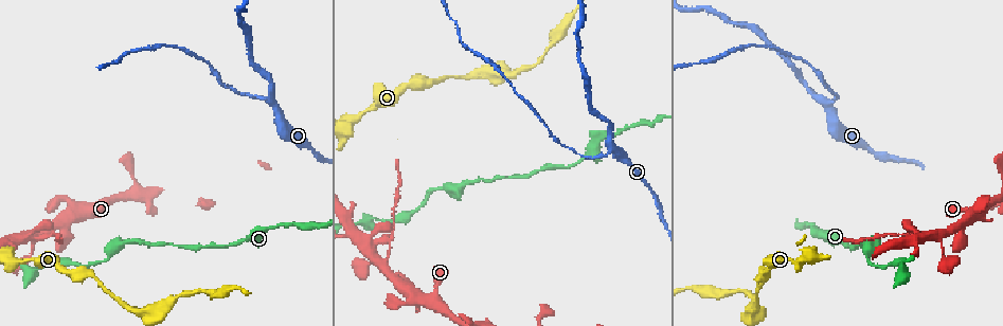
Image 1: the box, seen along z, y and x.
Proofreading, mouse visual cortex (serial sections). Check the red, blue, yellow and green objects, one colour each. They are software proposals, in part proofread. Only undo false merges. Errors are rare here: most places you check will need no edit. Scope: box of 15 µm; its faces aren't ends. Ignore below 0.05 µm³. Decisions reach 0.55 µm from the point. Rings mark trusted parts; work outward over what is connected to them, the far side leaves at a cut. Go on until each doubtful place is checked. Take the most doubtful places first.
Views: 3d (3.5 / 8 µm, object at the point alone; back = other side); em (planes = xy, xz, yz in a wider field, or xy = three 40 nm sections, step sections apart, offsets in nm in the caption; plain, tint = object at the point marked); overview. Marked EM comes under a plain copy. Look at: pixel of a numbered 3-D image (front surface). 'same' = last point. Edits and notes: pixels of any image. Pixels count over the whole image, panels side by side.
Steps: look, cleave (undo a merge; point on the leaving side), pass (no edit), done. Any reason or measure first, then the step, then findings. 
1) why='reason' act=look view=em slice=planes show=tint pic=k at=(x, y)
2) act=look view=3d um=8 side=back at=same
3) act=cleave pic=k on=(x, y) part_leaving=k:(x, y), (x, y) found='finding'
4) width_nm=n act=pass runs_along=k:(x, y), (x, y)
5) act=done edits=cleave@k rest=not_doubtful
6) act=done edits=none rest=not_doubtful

why='small branch off a trunk' act=look view=3d um=3.5 pic=1 at=(826, 106)

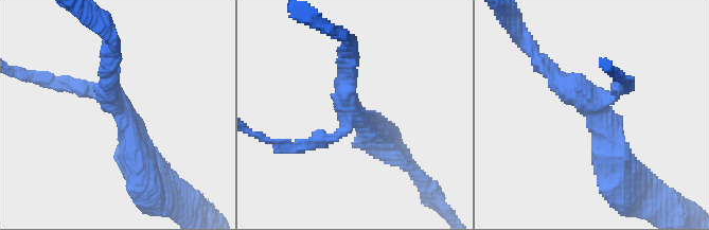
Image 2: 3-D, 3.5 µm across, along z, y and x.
act=pass runs_along=2:(619, 167), (598, 106), (543, 64) found='one cell here'

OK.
why='sharp bend' act=look view=3d um=3.5 pic=1 at=(391, 235)

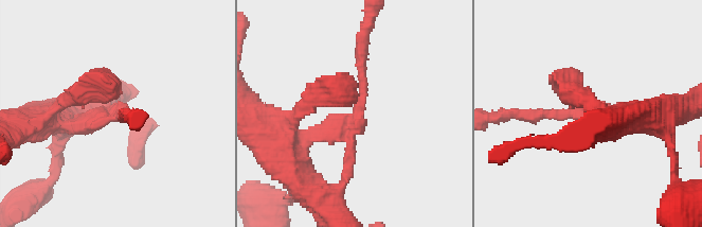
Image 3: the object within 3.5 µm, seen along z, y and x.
arm_widths_nm=150,200 act=look view=em slice=xy step=3 show=tint pic=3 at=(358, 116)

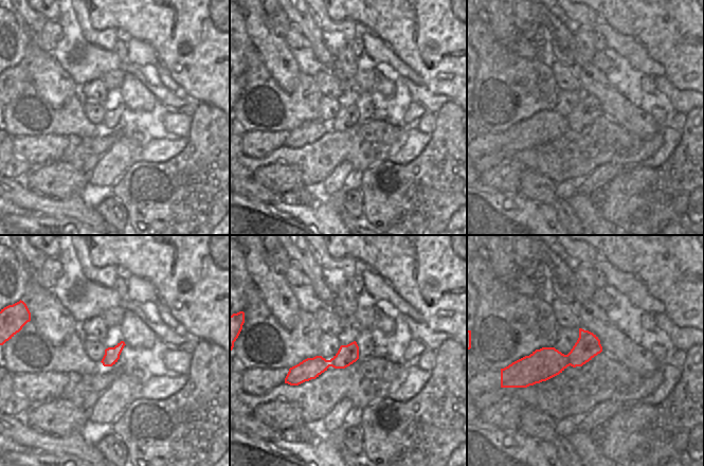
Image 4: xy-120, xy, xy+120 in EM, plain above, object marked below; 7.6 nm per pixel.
act=cleave pic=3 on=(556, 116) part_leaving=3:(352, 125), (361, 101), (361, 35), (368, 24) found='a second cell is stuck on'

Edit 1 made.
why='sudden change in width' act=look view=3d um=3.5 side=back pic=1 at=(367, 223)

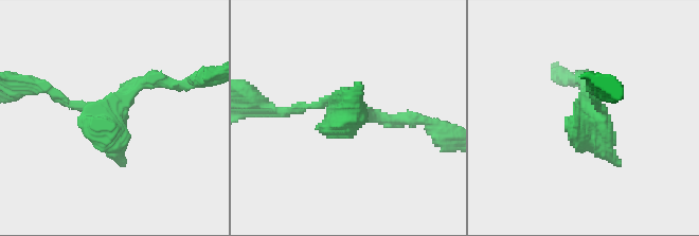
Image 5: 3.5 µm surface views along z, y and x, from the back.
act=look view=em slice=xy step=2 show=tint pic=5 at=(106, 114)

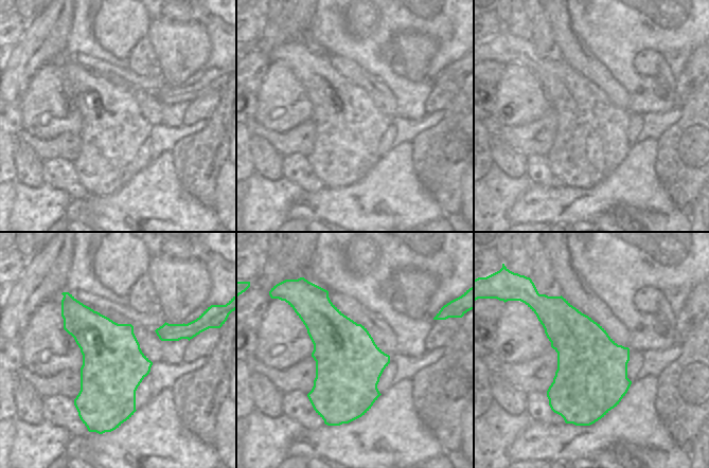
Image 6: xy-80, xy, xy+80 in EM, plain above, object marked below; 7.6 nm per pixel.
act=pass runs_along=5:(284, 110), (336, 102), (348, 113), (408, 119) found='continuous, no second cell'

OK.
act=done edits=cleave@3 rest=not_doubtful

